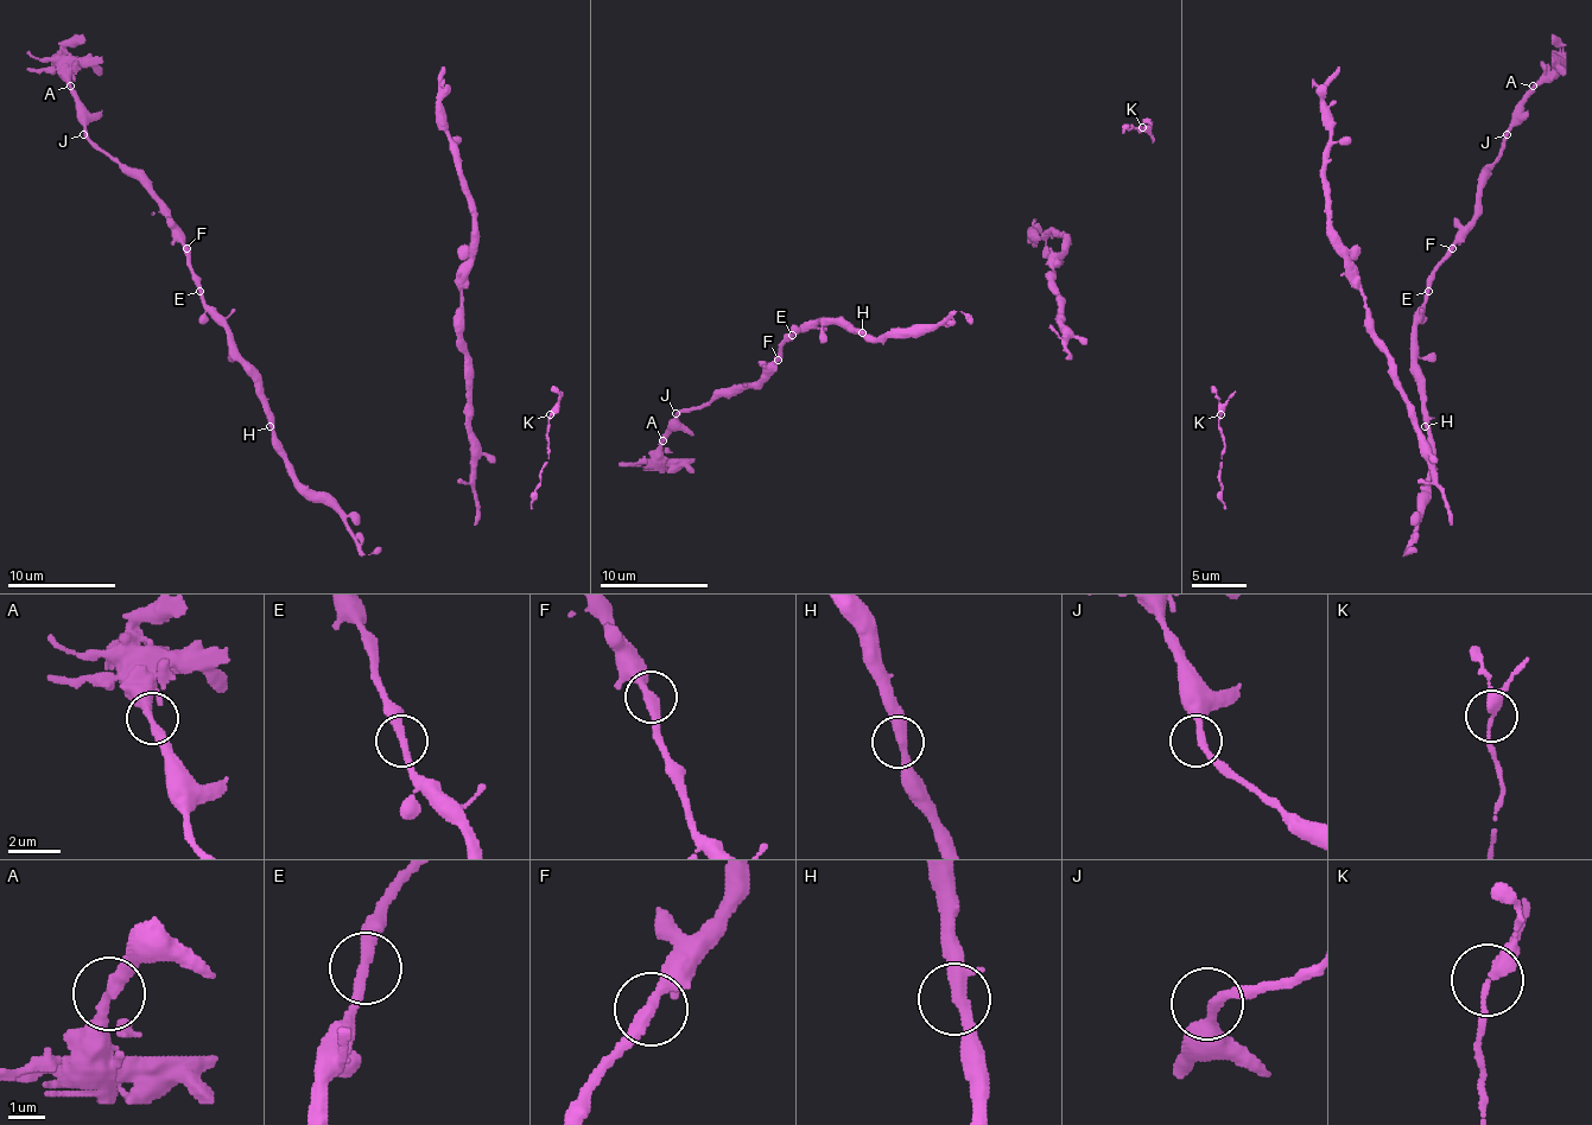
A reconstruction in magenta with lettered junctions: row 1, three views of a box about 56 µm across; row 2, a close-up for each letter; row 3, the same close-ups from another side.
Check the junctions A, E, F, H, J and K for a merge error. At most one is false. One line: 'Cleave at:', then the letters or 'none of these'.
Cleave at: A

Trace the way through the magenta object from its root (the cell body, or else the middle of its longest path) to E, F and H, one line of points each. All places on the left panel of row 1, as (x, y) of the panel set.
E: (343, 523), (333, 508), (297, 481), (276, 437), (259, 375), (238, 354), (227, 323), (200, 291)
F: (343, 523), (333, 508), (297, 481), (276, 437), (262, 380), (238, 354), (227, 323), (205, 302), (186, 248)
H: (343, 523), (343, 519), (333, 508), (316, 500), (297, 481), (270, 426)

